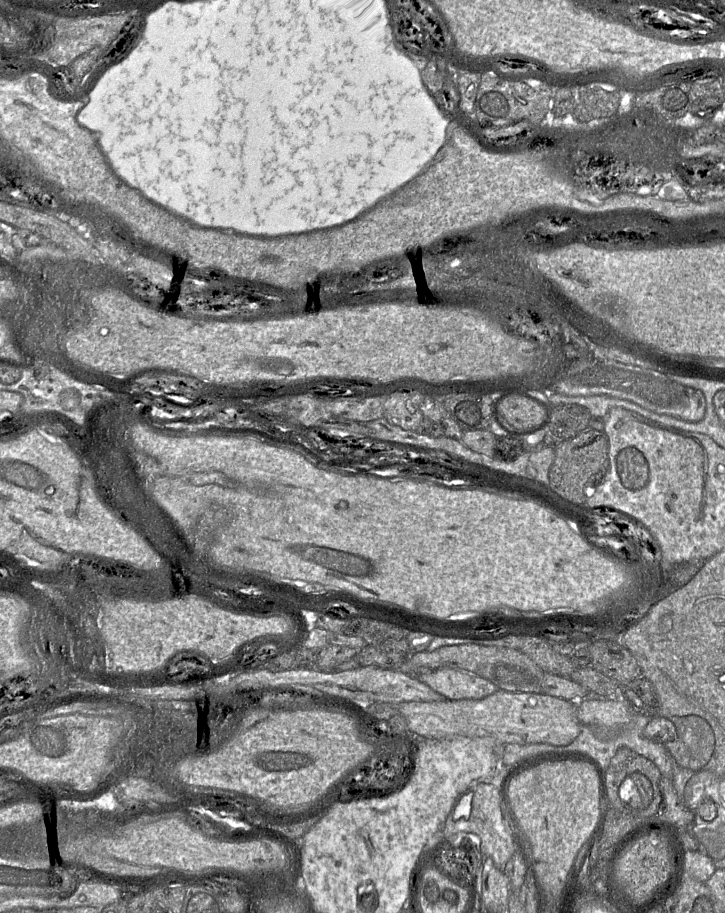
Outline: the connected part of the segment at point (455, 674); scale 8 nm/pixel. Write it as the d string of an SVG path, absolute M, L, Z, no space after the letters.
M438 668L431 673L409 674L450 700L482 699L499 690L490 680L471 672Z

